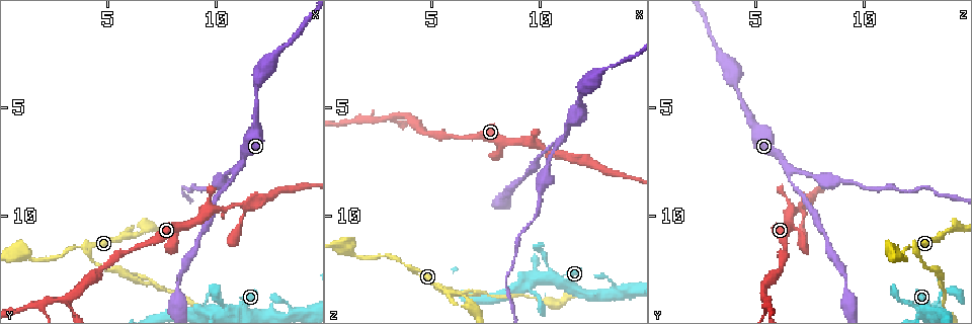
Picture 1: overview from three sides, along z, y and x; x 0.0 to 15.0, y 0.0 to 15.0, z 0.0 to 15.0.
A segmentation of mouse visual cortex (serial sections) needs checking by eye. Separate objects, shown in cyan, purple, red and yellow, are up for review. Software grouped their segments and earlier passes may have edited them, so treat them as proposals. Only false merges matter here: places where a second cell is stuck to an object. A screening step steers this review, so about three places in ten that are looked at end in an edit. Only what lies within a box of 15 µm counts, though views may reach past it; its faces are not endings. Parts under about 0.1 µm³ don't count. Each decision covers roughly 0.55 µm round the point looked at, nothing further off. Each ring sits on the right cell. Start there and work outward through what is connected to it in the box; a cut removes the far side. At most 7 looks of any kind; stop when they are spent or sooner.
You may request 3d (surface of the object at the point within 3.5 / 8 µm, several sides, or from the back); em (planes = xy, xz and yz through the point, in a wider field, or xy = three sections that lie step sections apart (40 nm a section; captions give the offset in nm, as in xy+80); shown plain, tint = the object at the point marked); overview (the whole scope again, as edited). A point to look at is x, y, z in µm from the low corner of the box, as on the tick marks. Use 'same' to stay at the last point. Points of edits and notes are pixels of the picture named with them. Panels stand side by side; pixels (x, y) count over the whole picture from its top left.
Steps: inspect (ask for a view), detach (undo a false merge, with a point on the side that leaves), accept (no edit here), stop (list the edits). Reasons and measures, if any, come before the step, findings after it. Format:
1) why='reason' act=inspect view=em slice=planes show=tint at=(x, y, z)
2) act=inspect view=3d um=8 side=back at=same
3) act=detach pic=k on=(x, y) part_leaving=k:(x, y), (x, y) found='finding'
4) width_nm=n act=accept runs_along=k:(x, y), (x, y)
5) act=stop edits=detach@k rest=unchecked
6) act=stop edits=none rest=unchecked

why='two arms in line, one across' act=inspect view=3d um=3.5 at=(2.9, 13.8, 5.5)

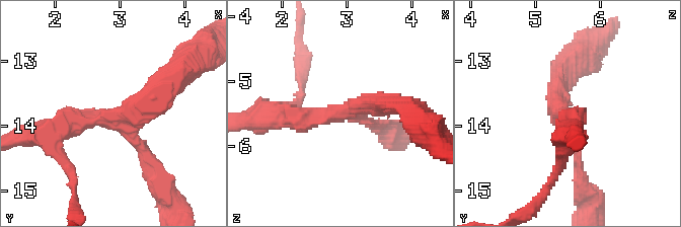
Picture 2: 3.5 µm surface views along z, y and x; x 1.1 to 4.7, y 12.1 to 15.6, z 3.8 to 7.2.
arms=3 arm_widths_nm=150,300,300 act=inspect view=em slice=xy step=5 show=tint at=(3.00, 13.85, 5.45)

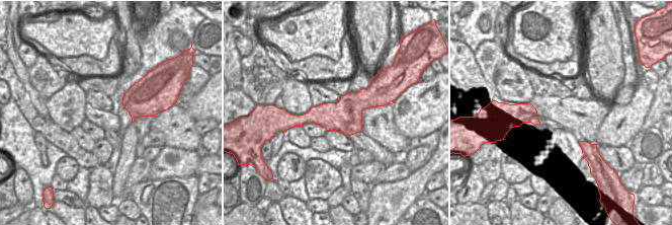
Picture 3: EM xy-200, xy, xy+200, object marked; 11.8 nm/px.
act=accept runs_along=2:(175, 79), (120, 117), (54, 129) found='one cell here'

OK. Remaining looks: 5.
why='a fork' act=inspect view=3d um=8 at=(10.9, 7.9, 6.6)

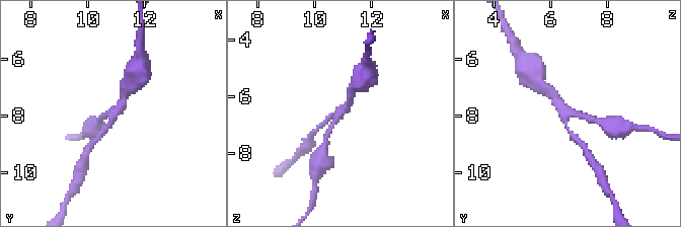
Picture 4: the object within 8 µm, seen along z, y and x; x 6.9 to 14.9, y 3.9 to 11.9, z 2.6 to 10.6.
why='need the tissue' act=inspect view=em slice=xy step=3 show=tint at=(10.9, 8.0, 6.5)

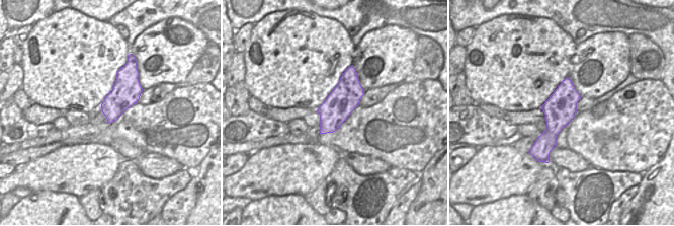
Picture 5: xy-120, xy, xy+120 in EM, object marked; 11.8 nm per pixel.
arms=3 arm_widths_nm=150,200,200 act=accept runs_along=4:(125, 92), (121, 107), (98, 138) found='one cell here'

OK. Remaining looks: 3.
why='two arms in line, one across' act=inspect view=3d um=8 at=(11.2, 9.5, 7.2)

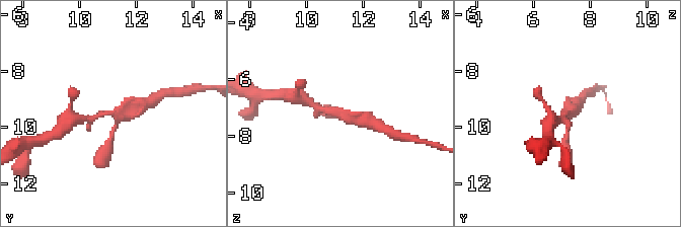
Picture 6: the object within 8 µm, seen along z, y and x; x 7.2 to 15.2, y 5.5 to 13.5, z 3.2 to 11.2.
why='closer look' act=inspect view=3d um=3.5 at=(11.3, 9.5, 7.3)

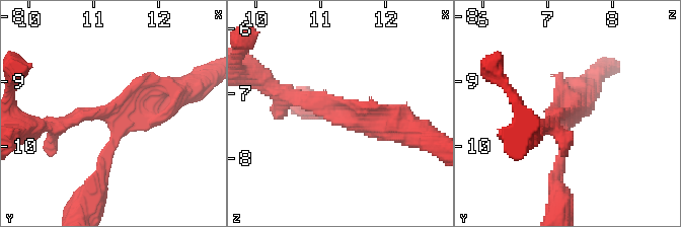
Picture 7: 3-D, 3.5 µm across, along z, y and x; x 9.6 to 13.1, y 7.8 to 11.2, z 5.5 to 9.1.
act=inspect view=em slice=xy step=2 show=tint at=(11.30, 9.55, 7.25)

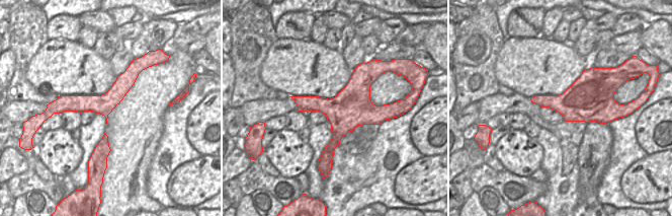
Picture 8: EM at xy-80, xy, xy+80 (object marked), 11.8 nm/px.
act=accept runs_along=7:(278, 89), (396, 131) found='one cell here'

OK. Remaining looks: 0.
act=stop edits=none rest=unchecked

